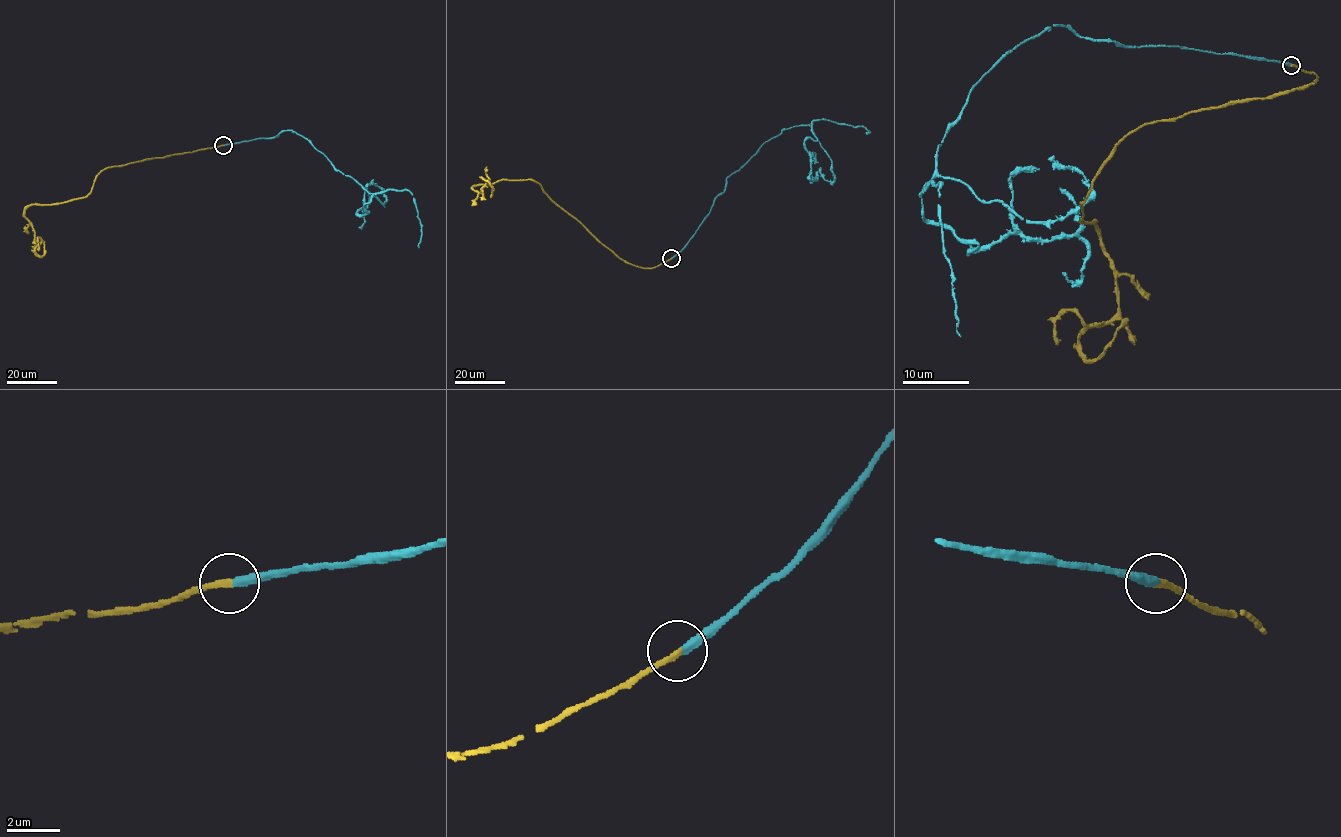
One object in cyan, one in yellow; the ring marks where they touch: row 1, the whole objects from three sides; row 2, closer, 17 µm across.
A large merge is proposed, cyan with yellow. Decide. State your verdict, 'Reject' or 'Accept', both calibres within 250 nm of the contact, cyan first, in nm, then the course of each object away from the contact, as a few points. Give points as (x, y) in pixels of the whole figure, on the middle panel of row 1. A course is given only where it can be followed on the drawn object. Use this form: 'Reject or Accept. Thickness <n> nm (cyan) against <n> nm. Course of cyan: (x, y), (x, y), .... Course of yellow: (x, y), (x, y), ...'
Accept. Thickness 340 nm (cyan) against 240 nm. Course of cyan: (671, 258), (726, 179), (765, 142), (820, 119), (812, 122), (817, 140), (804, 141), (811, 182), (811, 172). Course of yellow: (671, 258), (651, 268), (624, 261), (532, 179), (473, 187), (482, 193), (483, 178), (492, 187), (490, 197)

